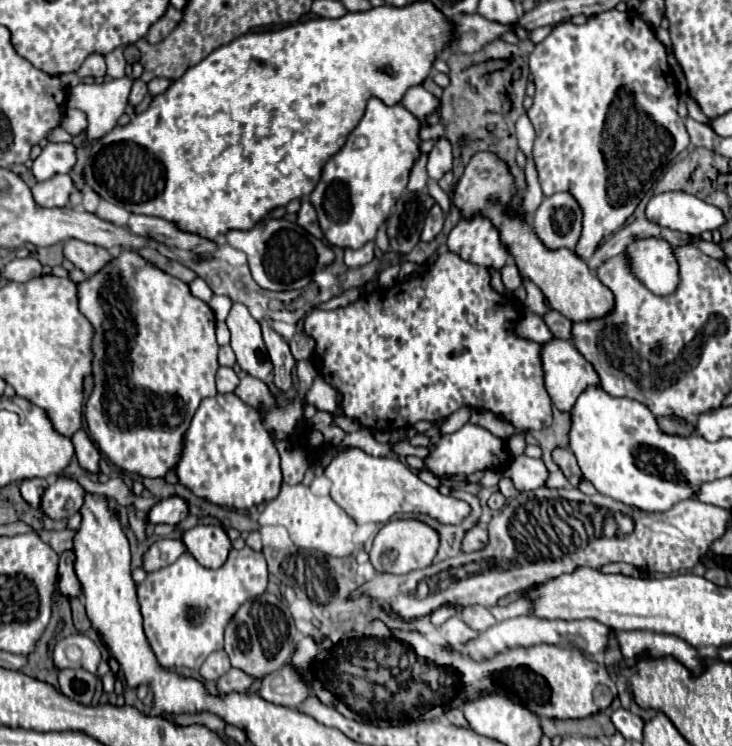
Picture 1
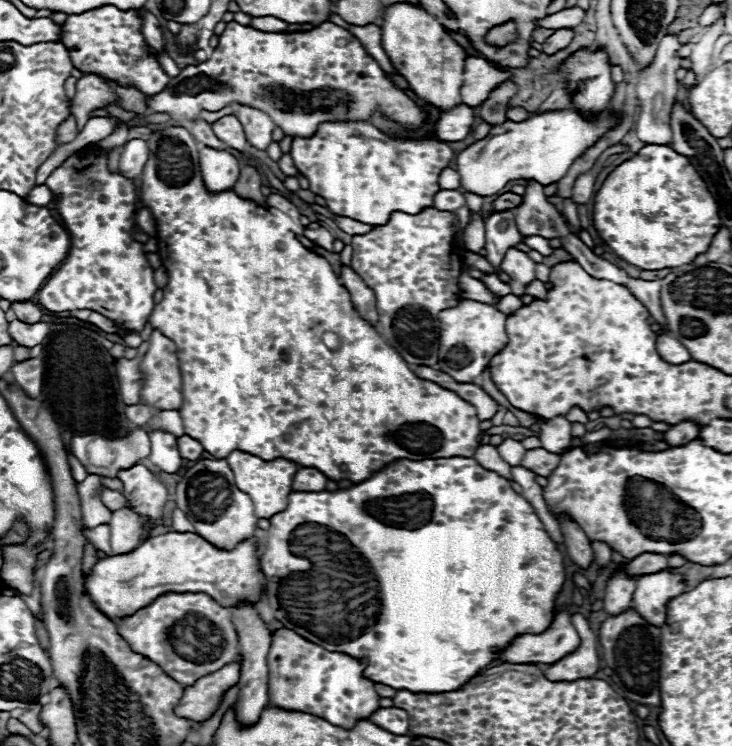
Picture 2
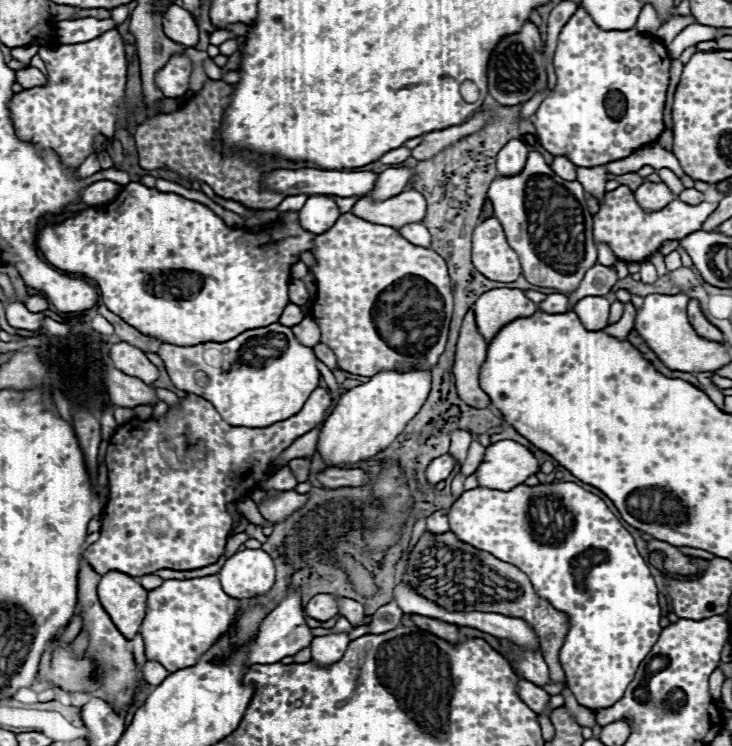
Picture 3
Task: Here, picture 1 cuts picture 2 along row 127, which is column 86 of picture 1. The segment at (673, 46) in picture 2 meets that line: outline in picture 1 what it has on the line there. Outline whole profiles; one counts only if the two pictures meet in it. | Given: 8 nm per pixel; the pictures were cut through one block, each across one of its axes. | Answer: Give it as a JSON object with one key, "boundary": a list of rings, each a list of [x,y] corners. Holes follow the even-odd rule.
{"boundary":[[[74,634],[58,640],[52,658],[58,668],[84,668],[96,674],[102,656],[100,656],[100,648],[88,636]]]}

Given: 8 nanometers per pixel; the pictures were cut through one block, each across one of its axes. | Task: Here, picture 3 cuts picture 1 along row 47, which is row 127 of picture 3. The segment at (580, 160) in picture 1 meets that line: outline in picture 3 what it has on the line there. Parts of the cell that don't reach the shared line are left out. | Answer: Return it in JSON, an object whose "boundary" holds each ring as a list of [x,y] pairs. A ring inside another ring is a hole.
{"boundary":[[[578,6],[558,38],[558,48],[554,54],[554,70],[558,76],[556,88],[542,100],[540,108],[536,110],[534,126],[540,144],[554,156],[568,156],[576,166],[600,166],[622,160],[638,148],[654,142],[664,130],[662,110],[670,80],[668,68],[670,56],[664,44],[638,32],[636,28],[602,30],[594,24],[590,14]]]}

